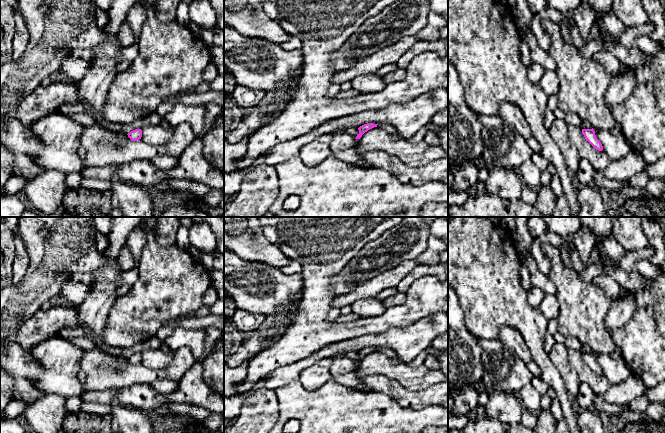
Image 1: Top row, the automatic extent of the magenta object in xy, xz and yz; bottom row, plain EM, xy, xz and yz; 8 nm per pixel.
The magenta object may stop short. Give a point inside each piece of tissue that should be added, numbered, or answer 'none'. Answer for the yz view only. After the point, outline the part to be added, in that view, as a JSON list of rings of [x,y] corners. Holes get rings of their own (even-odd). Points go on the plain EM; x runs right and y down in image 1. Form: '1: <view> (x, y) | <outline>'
none

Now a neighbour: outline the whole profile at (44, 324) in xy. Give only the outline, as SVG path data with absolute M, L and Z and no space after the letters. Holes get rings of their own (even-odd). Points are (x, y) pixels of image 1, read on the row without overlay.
M66 304L36 311L21 325L15 339L23 350L30 351L37 344L57 336L65 327L78 327L78 306Z

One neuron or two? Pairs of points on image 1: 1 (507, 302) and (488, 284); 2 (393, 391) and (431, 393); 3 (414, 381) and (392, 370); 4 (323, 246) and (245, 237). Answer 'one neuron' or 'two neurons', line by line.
1: one neuron
2: one neuron
3: one neuron
4: two neurons

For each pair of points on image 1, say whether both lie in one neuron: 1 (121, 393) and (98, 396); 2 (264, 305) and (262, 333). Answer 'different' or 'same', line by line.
1: same
2: different

